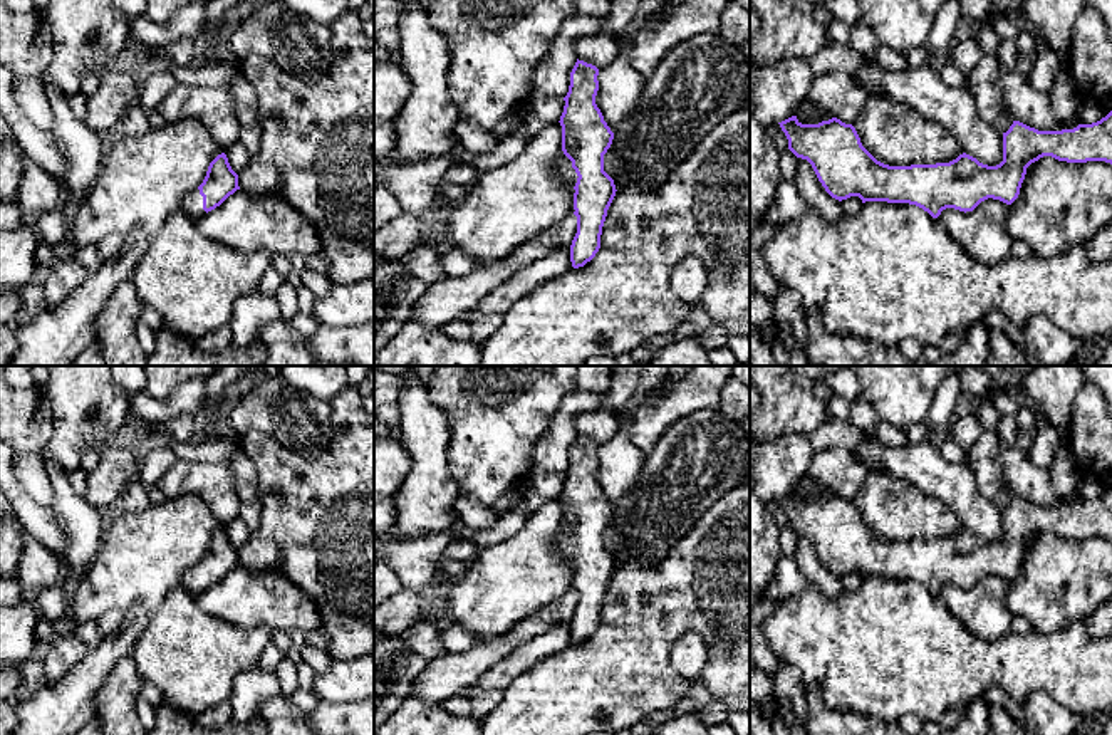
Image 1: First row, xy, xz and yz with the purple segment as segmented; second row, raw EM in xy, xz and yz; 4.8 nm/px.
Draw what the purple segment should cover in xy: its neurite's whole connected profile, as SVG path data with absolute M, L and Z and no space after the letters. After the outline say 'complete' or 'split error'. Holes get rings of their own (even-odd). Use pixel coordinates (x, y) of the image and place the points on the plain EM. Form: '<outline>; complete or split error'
M225 529L218 530L208 542L203 559L188 569L179 581L191 596L220 582L238 562L238 550L231 545Z; split error

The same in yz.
M1112 487L1097 498L1062 507L1038 507L1013 497L1003 508L1003 537L996 542L983 540L966 529L949 539L889 542L862 522L852 500L837 493L802 500L792 492L778 500L788 525L812 540L832 574L909 579L933 594L946 584L973 587L988 574L1011 581L1020 571L1026 544L1043 532L1112 540Z; complete

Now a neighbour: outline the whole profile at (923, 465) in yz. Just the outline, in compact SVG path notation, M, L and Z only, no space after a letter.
M869 438L854 456L870 472L906 480L921 493L944 502L963 529L979 539L996 542L1003 537L1003 510L979 493L973 470L964 461L948 461L938 445L887 446Z

